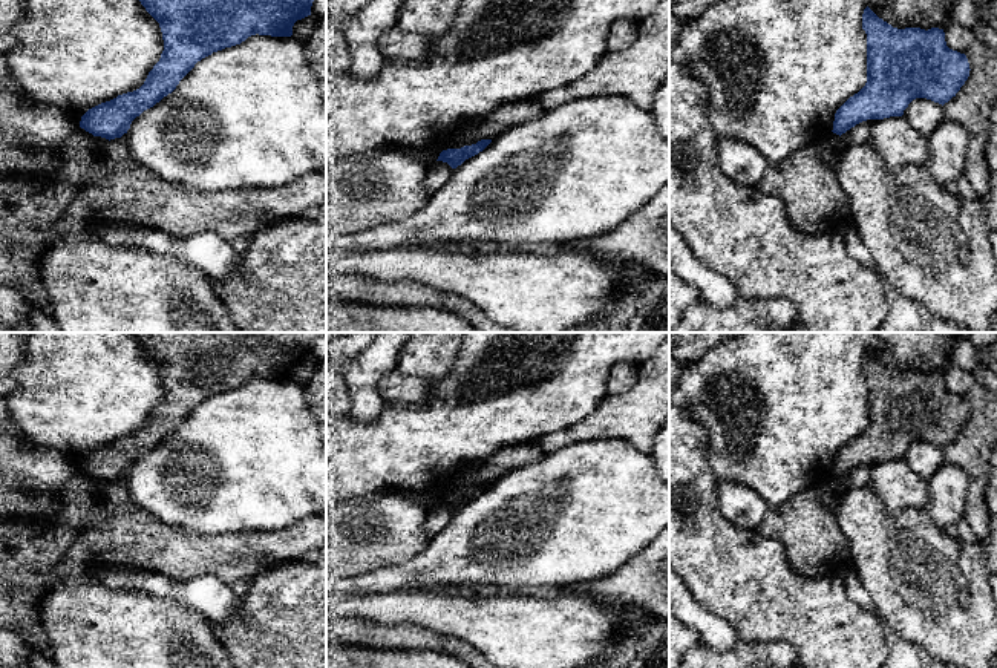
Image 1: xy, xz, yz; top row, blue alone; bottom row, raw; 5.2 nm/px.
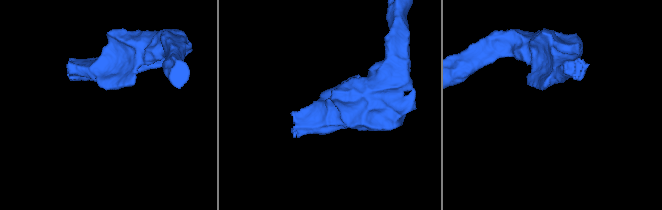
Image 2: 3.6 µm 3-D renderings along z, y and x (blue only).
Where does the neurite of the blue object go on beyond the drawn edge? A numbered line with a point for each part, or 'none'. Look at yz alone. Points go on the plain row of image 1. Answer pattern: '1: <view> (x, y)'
none

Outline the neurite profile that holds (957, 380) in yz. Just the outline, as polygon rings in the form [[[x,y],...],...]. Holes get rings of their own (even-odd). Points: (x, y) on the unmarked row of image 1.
[[[950,365],[945,371],[946,389],[953,394],[965,397],[968,391],[976,385],[972,372]]]

